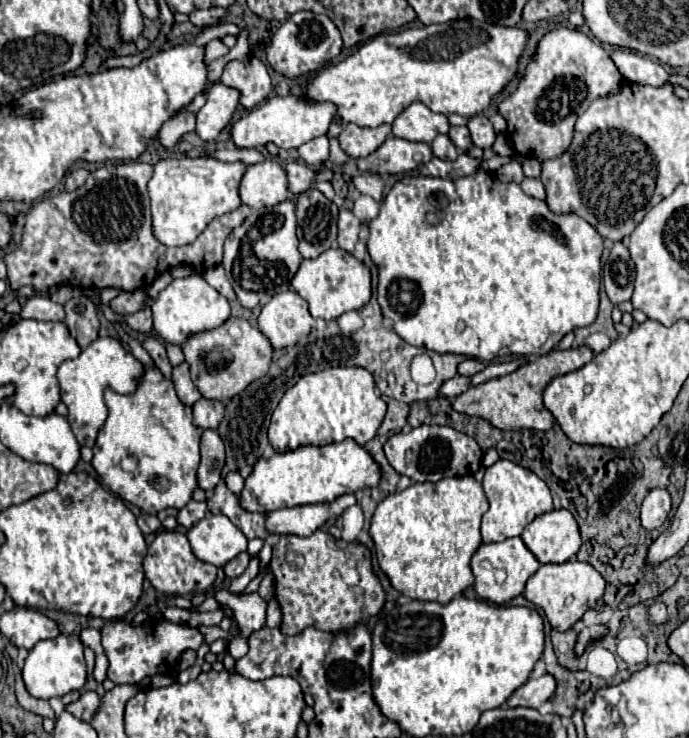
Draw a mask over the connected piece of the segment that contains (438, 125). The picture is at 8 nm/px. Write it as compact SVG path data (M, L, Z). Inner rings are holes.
M422 102L410 104L392 122L392 134L394 136L400 136L402 140L426 142L426 144L430 144L438 134L446 134L448 128L450 128L448 118L444 114L432 112Z

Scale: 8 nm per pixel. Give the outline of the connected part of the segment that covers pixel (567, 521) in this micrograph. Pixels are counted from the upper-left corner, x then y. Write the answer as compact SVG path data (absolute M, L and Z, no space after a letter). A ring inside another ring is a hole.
M566 508L536 516L520 538L542 564L568 562L580 548L578 524Z

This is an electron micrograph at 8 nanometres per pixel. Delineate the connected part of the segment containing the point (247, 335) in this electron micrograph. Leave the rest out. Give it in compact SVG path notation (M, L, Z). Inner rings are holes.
M230 316L220 328L188 336L188 340L182 344L182 352L190 366L192 382L200 394L208 400L220 402L226 402L260 376L266 376L272 358L272 346L268 338L258 328L252 328L244 318L234 316Z

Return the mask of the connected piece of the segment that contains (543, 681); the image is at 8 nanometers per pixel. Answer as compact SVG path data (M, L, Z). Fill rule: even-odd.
M544 674L540 678L530 678L526 684L522 684L510 698L508 706L526 706L526 708L540 708L542 702L550 700L556 690L556 680L550 674Z

